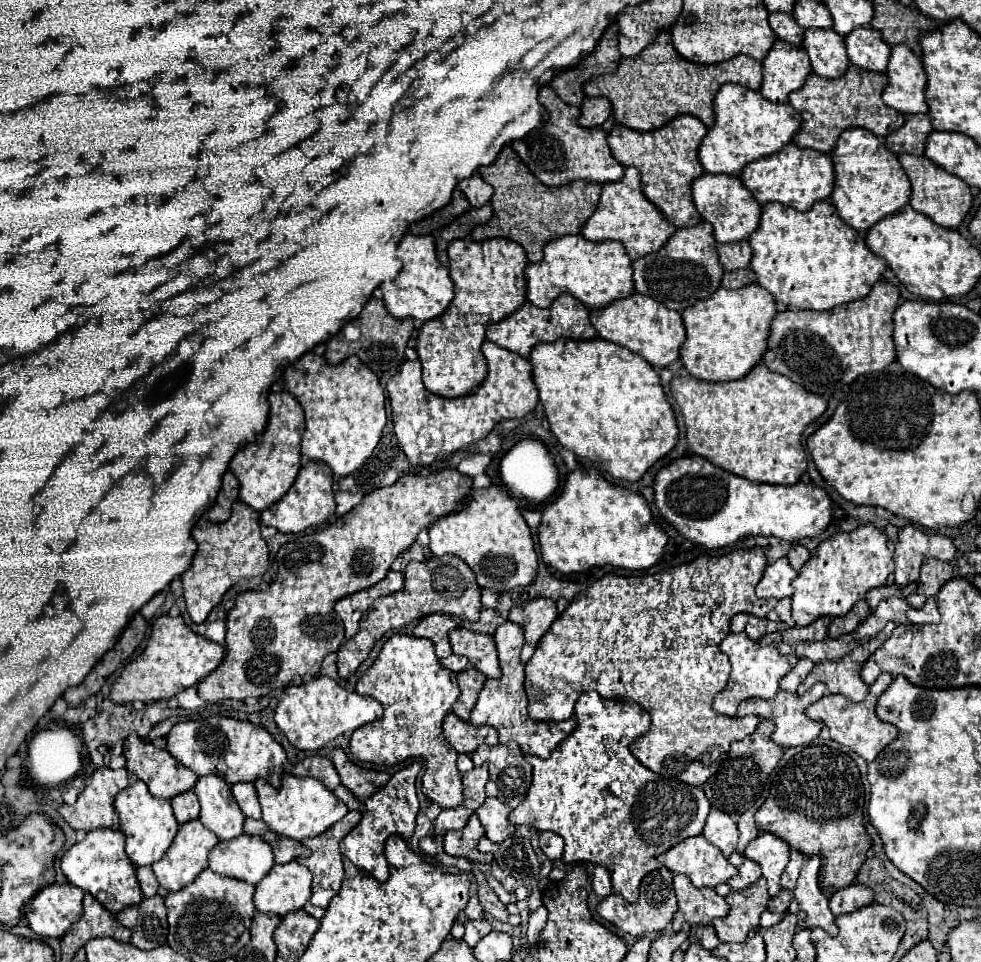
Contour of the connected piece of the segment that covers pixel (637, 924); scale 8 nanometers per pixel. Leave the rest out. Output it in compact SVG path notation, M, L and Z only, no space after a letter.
M666 867L648 873L642 883L640 883L640 899L638 903L630 905L626 899L622 899L622 895L610 893L608 897L604 897L598 905L598 915L610 923L614 923L618 929L634 935L634 937L644 937L648 933L662 933L670 923L672 917L676 913L676 897L674 897L674 889L672 889L672 873L666 871Z

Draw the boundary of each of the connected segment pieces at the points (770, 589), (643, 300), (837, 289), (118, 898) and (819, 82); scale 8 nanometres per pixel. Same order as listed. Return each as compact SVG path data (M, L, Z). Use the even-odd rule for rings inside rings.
M782 557L782 559L778 559L778 563L766 567L764 577L760 579L760 583L756 587L756 595L762 597L762 599L792 597L792 585L790 583L796 575L798 573L790 567L788 559Z
M640 293L614 301L612 305L608 305L604 309L594 309L590 313L590 321L602 339L628 347L632 353L644 357L648 363L652 363L654 367L660 367L660 369L668 367L672 361L676 361L680 357L680 347L686 339L682 315L678 311L670 311L670 309L662 307L662 303L658 303L646 295L640 295Z
M818 201L806 213L794 211L782 203L766 203L762 207L762 219L758 231L750 237L750 245L754 247L754 259L750 263L752 271L758 277L758 283L776 297L776 301L786 303L790 309L812 309L812 311L828 311L836 305L864 299L872 285L882 279L888 263L874 255L866 247L866 239L862 231L846 225L836 207L828 201Z
M110 829L88 831L84 841L76 843L62 855L60 869L72 885L96 897L114 915L126 907L138 905L140 899L144 897L136 881L136 867L130 863L124 851L122 831L110 831Z
M854 65L848 67L844 77L840 79L824 79L820 75L810 75L802 89L790 95L790 105L806 115L804 125L800 127L794 143L798 147L816 149L820 153L830 153L836 147L836 141L844 129L864 127L878 137L886 137L892 131L900 129L906 123L906 117L882 103L882 91L886 87L886 73L872 73L866 69L858 69Z

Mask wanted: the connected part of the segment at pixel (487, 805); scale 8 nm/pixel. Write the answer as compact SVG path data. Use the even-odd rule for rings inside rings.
M490 797L476 809L476 815L480 817L480 821L486 829L486 837L492 843L502 843L504 839L508 839L514 833L514 827L508 821L510 811L512 809L508 805L504 805L498 799L490 799Z

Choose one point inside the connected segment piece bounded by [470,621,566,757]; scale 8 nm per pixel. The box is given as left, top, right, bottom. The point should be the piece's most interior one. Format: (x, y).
(502, 704)

